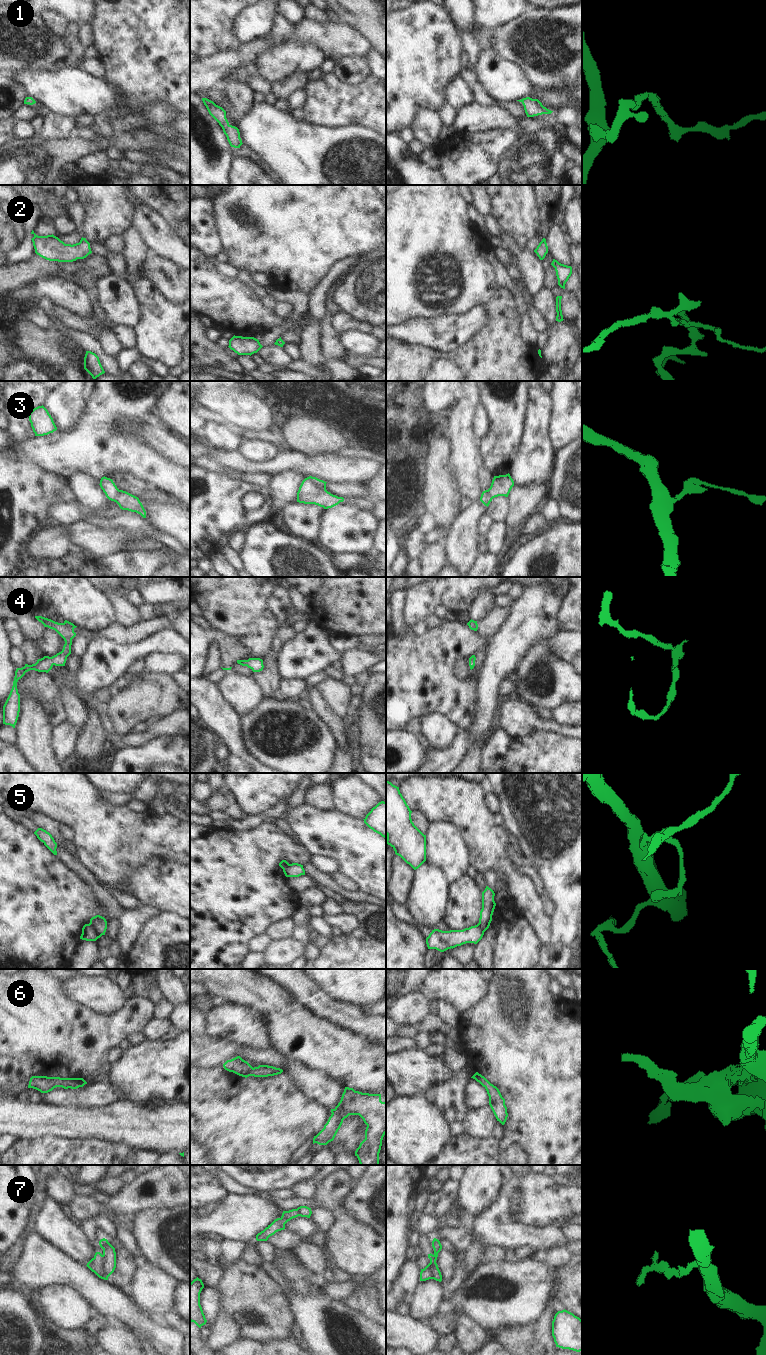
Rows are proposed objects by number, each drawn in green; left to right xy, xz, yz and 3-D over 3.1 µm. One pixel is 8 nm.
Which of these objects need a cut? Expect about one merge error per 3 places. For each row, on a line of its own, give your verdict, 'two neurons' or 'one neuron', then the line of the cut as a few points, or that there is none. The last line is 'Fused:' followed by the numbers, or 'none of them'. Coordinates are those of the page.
1: one neuron; cut none
2: one neuron; cut none
3: two neurons; cut xz (306, 478), (315, 486), (325, 489)
4: one neuron; cut none
5: two neurons; cut xy (88, 924), (94, 930), (97, 938)
6: one neuron; cut none
7: two neurons; cut xy (102, 1255), (102, 1272), (107, 1277)
Fused: 3, 5, 7

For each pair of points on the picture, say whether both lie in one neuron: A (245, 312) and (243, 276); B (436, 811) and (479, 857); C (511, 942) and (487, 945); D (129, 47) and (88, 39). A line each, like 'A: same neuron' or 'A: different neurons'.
A: different neurons
B: same neuron
C: different neurons
D: different neurons

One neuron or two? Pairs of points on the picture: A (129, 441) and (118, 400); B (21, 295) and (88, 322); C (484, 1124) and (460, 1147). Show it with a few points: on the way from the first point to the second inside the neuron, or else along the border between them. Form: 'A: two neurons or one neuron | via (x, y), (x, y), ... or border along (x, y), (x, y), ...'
A: one neuron | via (117, 436), (110, 429), (110, 412)
B: two neurons | border along (55, 303), (78, 314)
C: two neurons | border along (465, 1130), (477, 1137), (490, 1135)

